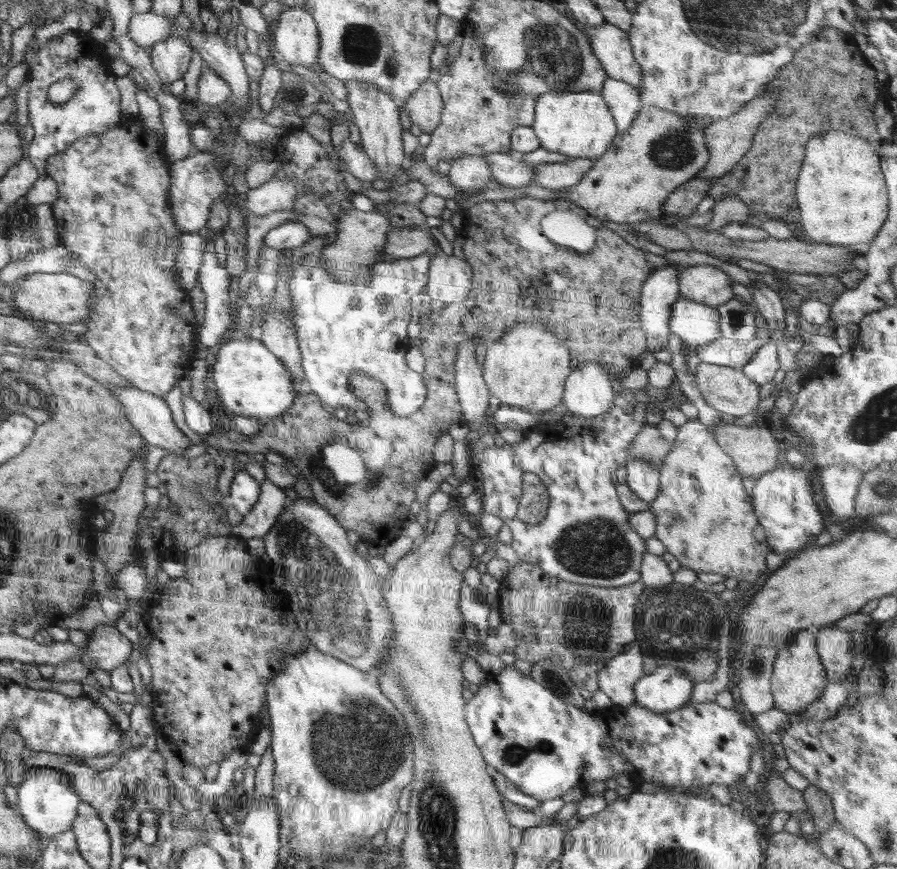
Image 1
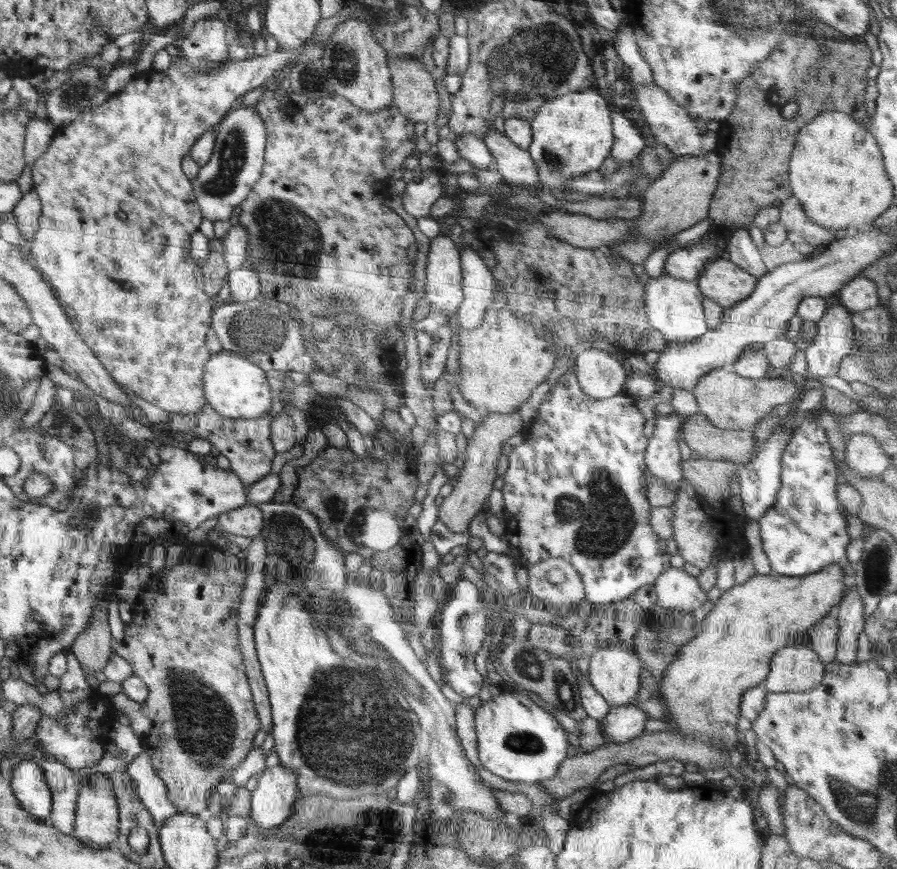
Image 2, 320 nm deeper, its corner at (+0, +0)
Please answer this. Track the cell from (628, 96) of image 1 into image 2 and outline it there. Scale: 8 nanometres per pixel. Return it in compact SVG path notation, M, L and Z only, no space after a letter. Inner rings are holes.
M612 110L611 119L615 139L610 155L621 164L632 162L647 147L644 144L644 139L642 139L642 135L636 129L634 123L621 112Z

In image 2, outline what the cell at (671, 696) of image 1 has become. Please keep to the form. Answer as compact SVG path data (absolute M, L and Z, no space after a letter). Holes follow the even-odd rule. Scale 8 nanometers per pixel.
M633 702L622 706L612 705L603 719L605 731L601 734L607 744L622 744L645 734L645 726L649 720L648 715Z

